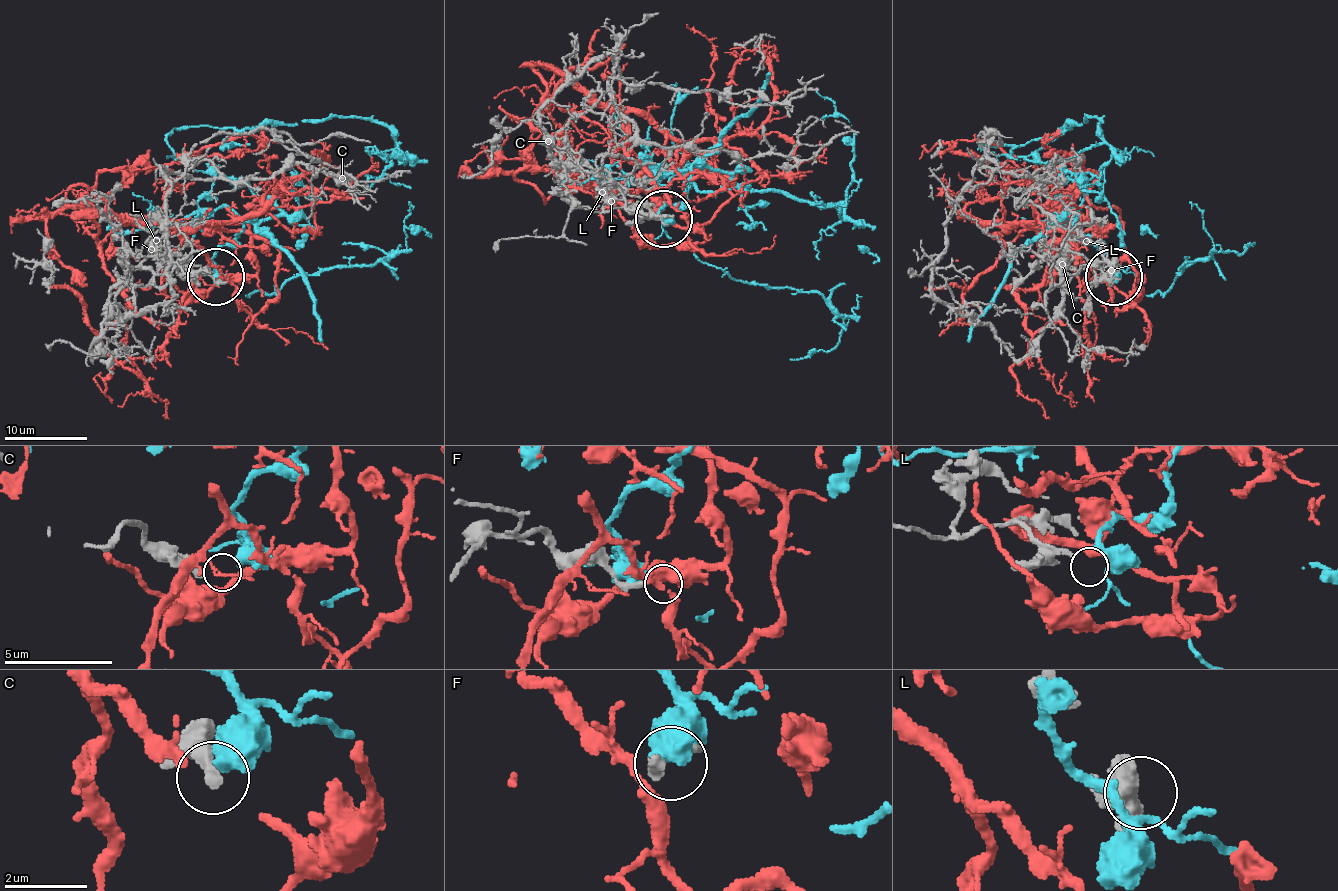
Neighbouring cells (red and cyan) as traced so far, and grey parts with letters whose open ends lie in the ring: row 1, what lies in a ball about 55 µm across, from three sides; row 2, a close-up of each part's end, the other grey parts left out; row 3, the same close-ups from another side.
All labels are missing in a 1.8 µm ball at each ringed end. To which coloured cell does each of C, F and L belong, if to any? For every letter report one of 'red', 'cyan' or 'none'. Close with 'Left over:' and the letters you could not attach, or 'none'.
C: none
F: none
L: none
Left over: C, F, L

